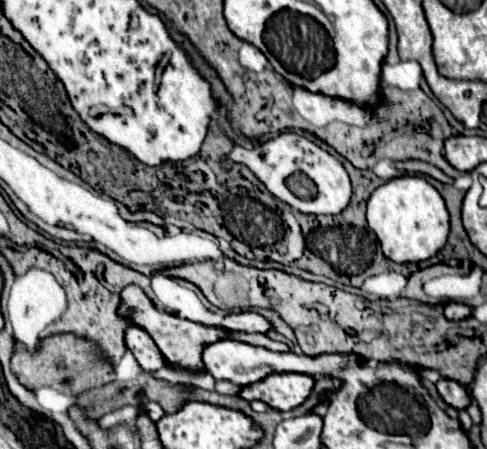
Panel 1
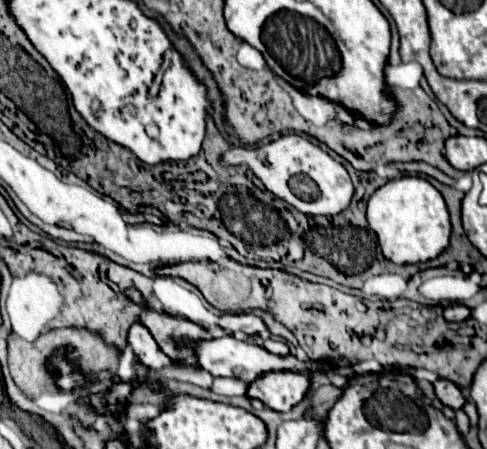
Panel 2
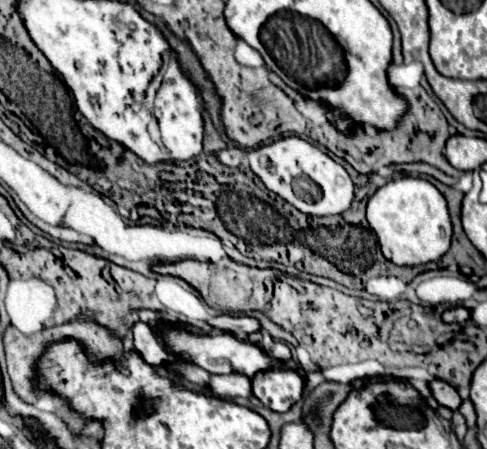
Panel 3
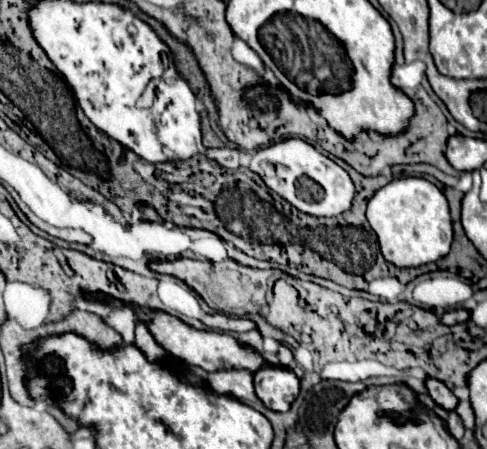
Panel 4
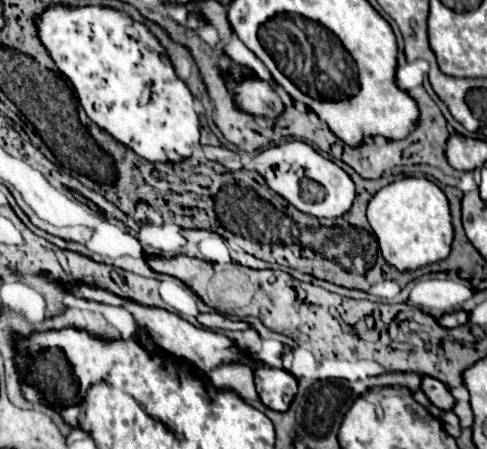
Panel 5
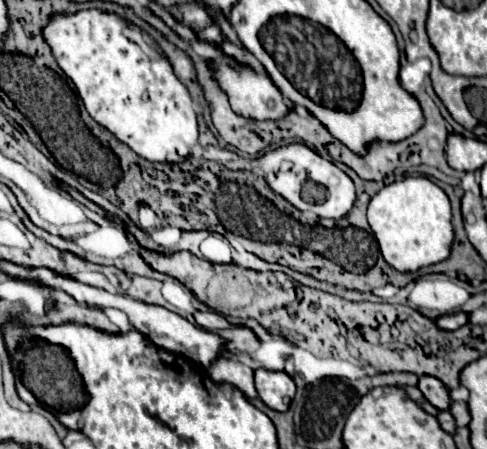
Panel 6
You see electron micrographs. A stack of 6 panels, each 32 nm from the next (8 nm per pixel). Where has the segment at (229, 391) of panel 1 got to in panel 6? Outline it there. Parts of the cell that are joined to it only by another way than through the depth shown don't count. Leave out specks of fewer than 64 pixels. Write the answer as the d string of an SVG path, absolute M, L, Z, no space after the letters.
M220 354L208 368L208 374L216 382L228 382L236 388L240 388L250 400L254 400L256 388L254 388L254 370L236 360L234 356L224 356Z

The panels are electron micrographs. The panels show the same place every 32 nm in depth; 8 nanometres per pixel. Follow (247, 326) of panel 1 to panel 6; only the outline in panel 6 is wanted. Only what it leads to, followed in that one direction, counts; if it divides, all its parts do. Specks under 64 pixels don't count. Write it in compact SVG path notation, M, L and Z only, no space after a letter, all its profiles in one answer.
M194 312L194 320L200 328L210 330L210 332L220 330L220 328L232 328L232 324L228 324L224 320L224 316L220 316L216 312Z

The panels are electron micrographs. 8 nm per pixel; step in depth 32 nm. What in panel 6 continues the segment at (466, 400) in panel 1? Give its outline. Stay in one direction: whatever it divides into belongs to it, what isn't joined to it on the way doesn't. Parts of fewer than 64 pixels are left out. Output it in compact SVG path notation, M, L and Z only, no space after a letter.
M420 376L418 380L418 388L424 394L424 398L436 406L438 410L448 410L450 406L450 394L444 388L444 384L440 380L436 380L434 376Z

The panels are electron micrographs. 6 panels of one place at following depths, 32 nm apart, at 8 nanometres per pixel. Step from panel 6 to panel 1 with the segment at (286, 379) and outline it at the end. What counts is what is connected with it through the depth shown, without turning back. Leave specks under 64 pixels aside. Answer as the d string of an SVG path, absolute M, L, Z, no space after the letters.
M282 372L282 374L268 374L266 378L244 386L242 398L248 402L262 400L274 410L286 412L294 406L302 404L314 388L314 378L308 374L296 372Z

